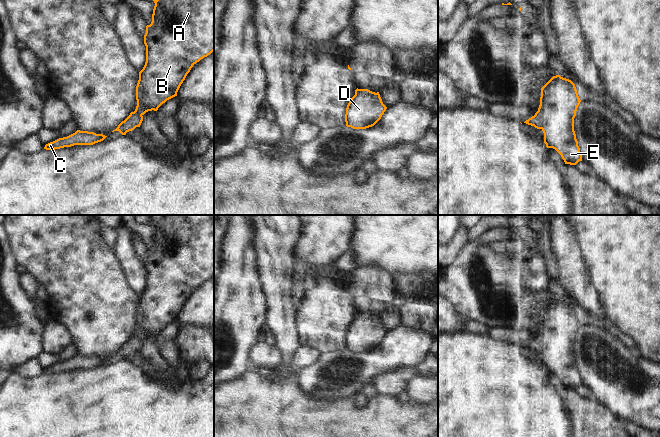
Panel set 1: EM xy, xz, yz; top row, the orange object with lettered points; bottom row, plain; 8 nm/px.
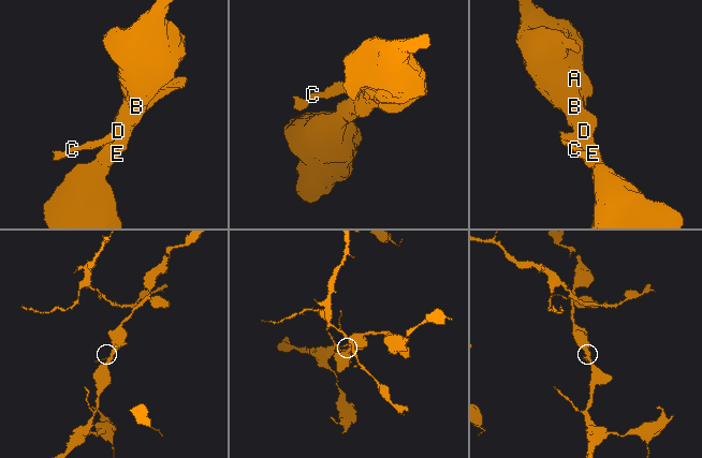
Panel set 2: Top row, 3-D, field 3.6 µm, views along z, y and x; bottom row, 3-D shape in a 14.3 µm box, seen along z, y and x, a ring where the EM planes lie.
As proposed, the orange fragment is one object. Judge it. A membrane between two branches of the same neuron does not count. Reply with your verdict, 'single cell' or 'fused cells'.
single cell

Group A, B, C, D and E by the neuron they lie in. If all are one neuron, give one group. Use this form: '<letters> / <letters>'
A B C D E

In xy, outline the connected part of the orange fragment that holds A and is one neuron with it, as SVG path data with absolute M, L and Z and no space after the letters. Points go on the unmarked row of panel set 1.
M162 215L155 227L152 246L146 250L146 286L139 296L134 336L113 354L122 359L140 351L143 339L157 335L177 316L194 288L214 275L214 215Z

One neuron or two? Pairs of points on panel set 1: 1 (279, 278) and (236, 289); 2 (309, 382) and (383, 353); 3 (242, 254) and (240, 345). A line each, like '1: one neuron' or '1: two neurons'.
1: two neurons
2: one neuron
3: one neuron

